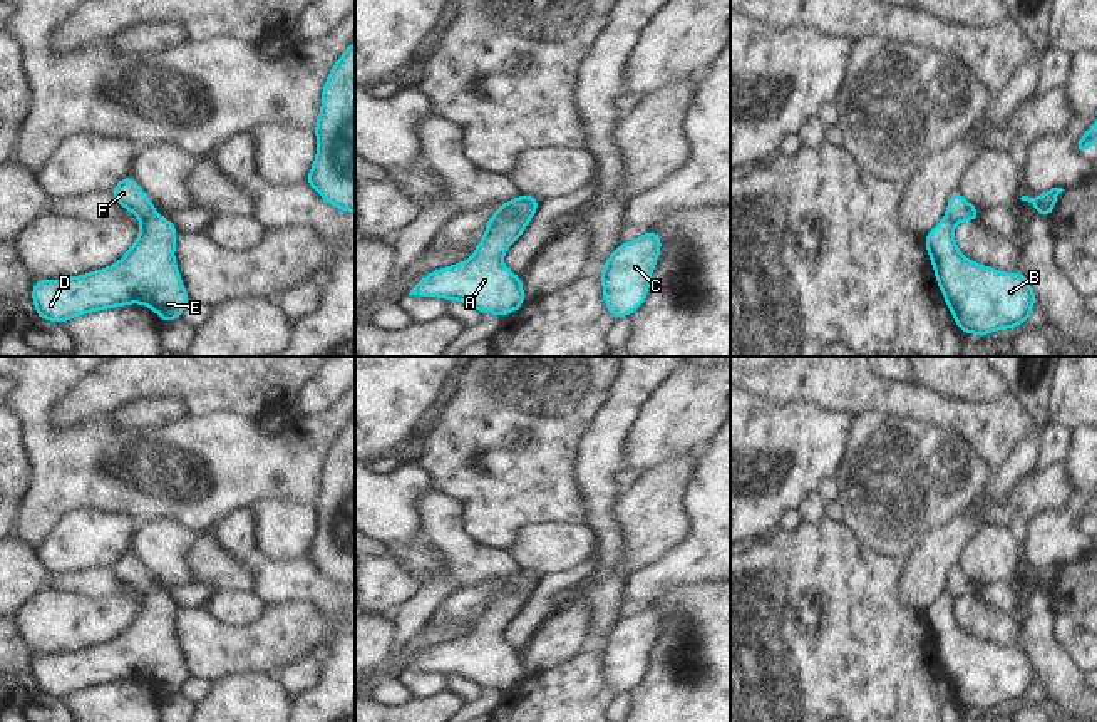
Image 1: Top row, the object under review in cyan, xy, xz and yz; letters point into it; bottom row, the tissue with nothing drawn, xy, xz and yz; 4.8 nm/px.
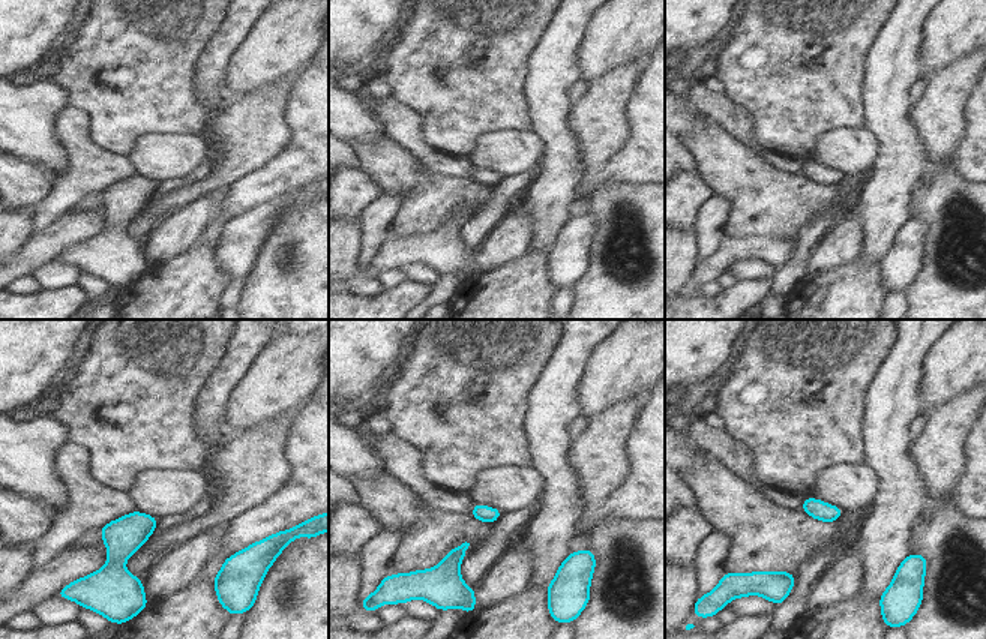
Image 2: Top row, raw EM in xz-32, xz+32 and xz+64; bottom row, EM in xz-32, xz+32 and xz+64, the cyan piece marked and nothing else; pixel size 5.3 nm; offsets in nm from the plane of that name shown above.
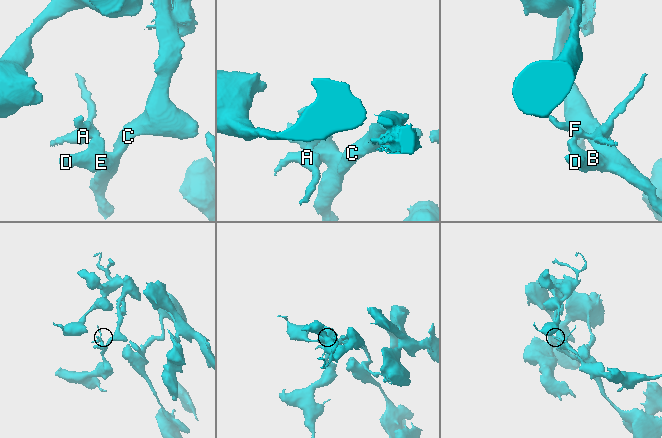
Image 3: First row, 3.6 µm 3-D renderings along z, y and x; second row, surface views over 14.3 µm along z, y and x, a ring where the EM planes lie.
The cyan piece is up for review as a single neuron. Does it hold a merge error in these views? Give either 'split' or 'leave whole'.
split

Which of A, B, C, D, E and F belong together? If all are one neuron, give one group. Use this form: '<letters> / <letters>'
A F / B C D E

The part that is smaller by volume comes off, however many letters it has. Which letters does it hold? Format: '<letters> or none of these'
A, F

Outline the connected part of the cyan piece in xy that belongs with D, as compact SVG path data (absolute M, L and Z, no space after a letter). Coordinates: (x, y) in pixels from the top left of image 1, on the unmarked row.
M152 590L141 596L141 608L114 640L82 652L33 657L37 692L64 699L72 692L142 678L162 697L181 692L189 672L174 637L176 601Z

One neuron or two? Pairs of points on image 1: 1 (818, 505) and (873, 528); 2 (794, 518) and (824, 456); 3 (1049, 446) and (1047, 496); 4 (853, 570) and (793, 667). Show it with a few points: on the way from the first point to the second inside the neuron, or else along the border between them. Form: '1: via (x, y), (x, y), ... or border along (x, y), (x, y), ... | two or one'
1: border along (818, 491), (826, 510) | two
2: border along (796, 508), (784, 515), (779, 526) | two
3: border along (1064, 459), (1042, 473), (1034, 471) | two
4: via (829, 593), (793, 644) | one

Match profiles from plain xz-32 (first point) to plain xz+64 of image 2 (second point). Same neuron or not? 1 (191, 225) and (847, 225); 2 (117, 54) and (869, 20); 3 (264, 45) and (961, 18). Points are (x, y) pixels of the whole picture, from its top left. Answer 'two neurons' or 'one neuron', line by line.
1: one neuron
2: one neuron
3: one neuron

